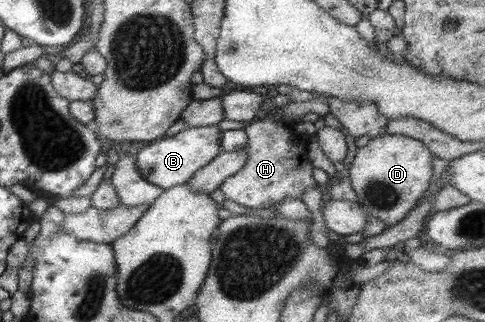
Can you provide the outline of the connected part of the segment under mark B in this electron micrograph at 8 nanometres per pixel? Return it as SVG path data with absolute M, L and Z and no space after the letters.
M218 125L183 128L172 137L161 137L160 141L157 140L140 149L133 157L135 170L143 180L162 190L184 184L215 155L219 155L219 137L221 137L221 130Z

